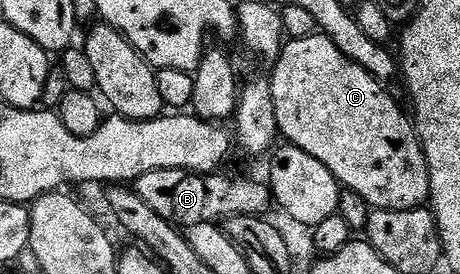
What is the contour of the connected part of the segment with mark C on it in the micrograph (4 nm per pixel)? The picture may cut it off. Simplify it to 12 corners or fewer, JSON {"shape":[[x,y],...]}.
{"shape":[[329,36],[287,39],[279,133],[371,209],[429,201],[411,117]]}

